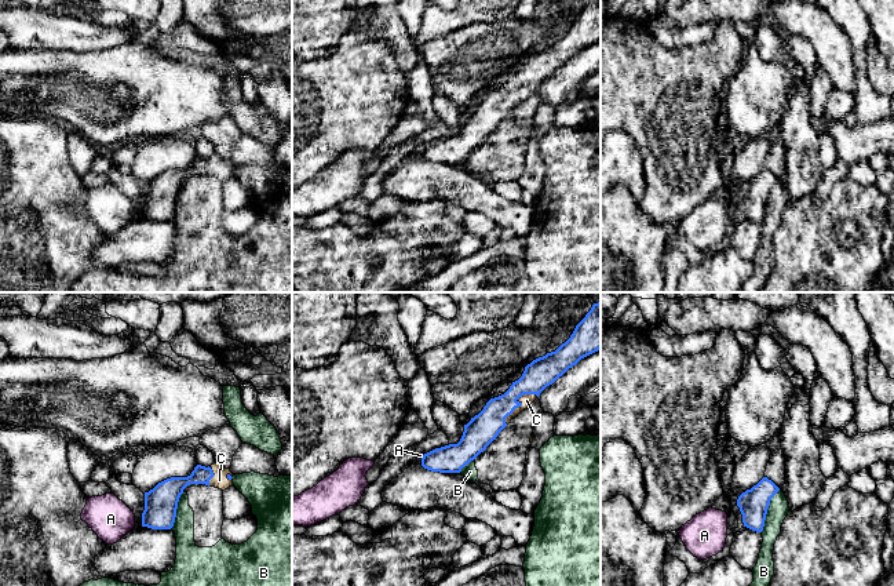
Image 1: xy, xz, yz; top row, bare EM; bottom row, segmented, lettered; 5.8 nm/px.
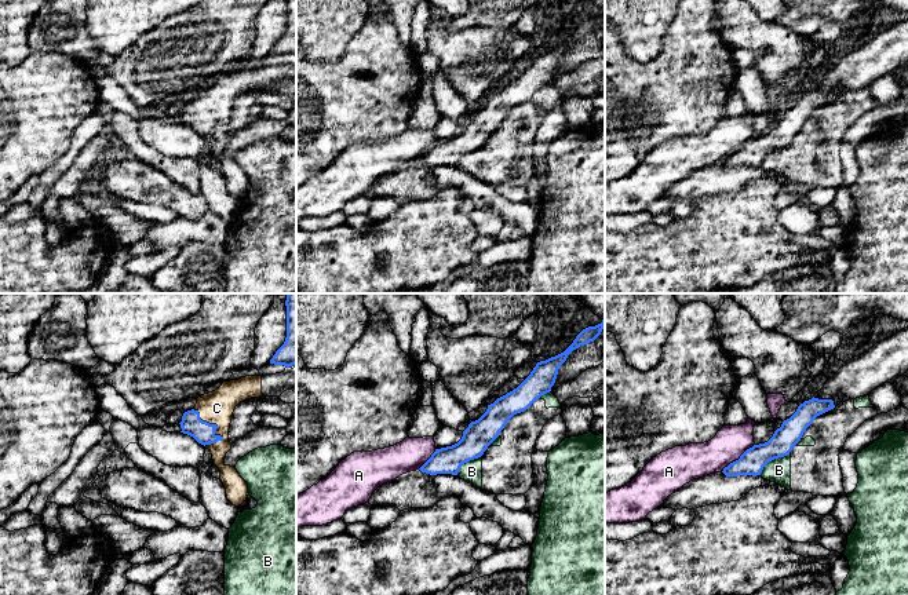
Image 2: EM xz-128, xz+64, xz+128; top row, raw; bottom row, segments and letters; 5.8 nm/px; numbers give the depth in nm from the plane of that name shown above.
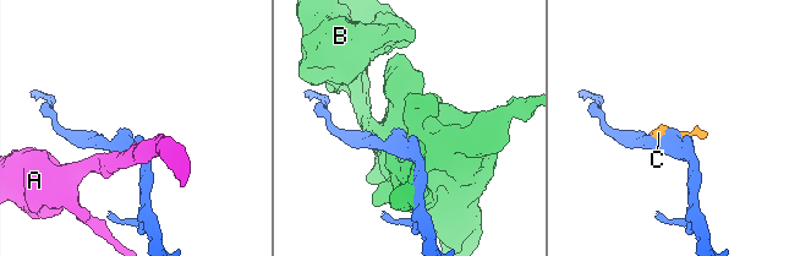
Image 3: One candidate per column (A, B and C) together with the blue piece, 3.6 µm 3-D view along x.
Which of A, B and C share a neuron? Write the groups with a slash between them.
A / B / C

